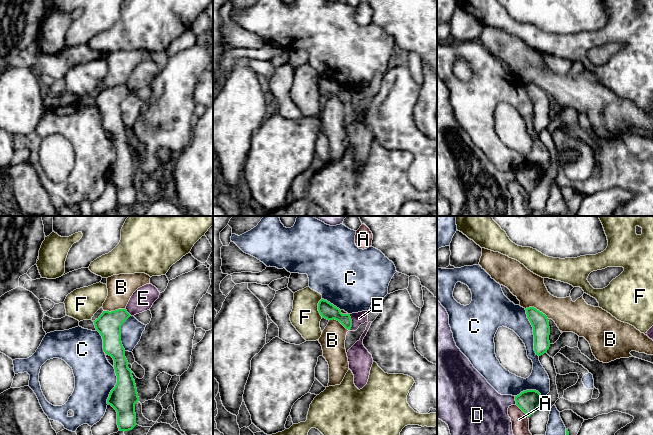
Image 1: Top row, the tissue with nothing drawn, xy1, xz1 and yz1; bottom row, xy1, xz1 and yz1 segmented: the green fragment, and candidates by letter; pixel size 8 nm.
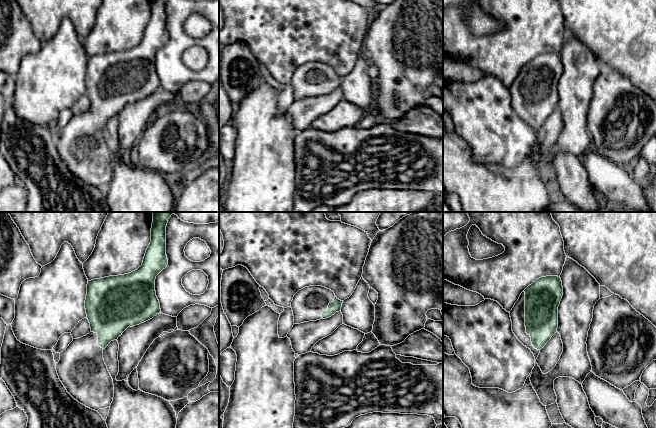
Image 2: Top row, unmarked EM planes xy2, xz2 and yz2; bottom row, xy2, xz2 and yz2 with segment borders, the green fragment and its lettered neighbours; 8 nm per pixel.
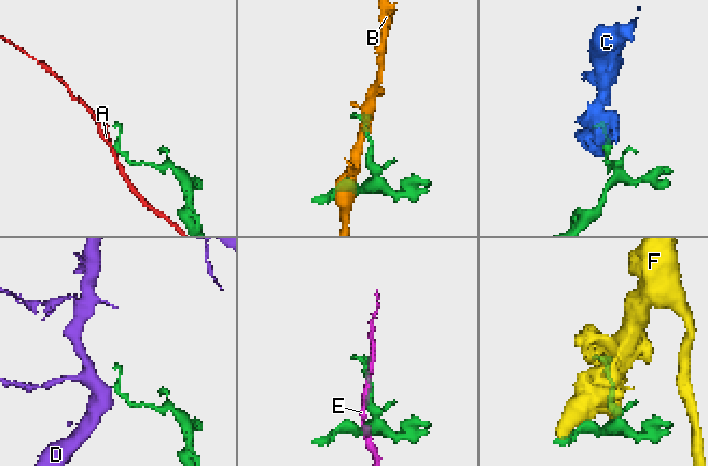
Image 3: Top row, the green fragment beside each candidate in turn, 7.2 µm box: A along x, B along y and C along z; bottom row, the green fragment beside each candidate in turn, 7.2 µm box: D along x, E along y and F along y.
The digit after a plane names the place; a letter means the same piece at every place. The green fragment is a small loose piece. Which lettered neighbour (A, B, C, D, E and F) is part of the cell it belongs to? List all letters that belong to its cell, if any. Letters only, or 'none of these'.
none of these

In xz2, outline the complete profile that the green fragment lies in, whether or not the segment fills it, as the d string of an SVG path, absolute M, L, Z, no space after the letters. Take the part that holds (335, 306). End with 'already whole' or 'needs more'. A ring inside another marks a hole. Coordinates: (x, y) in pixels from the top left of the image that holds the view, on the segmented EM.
M305 287L294 295L291 302L294 324L329 318L341 311L342 303L330 289Z | needs more

